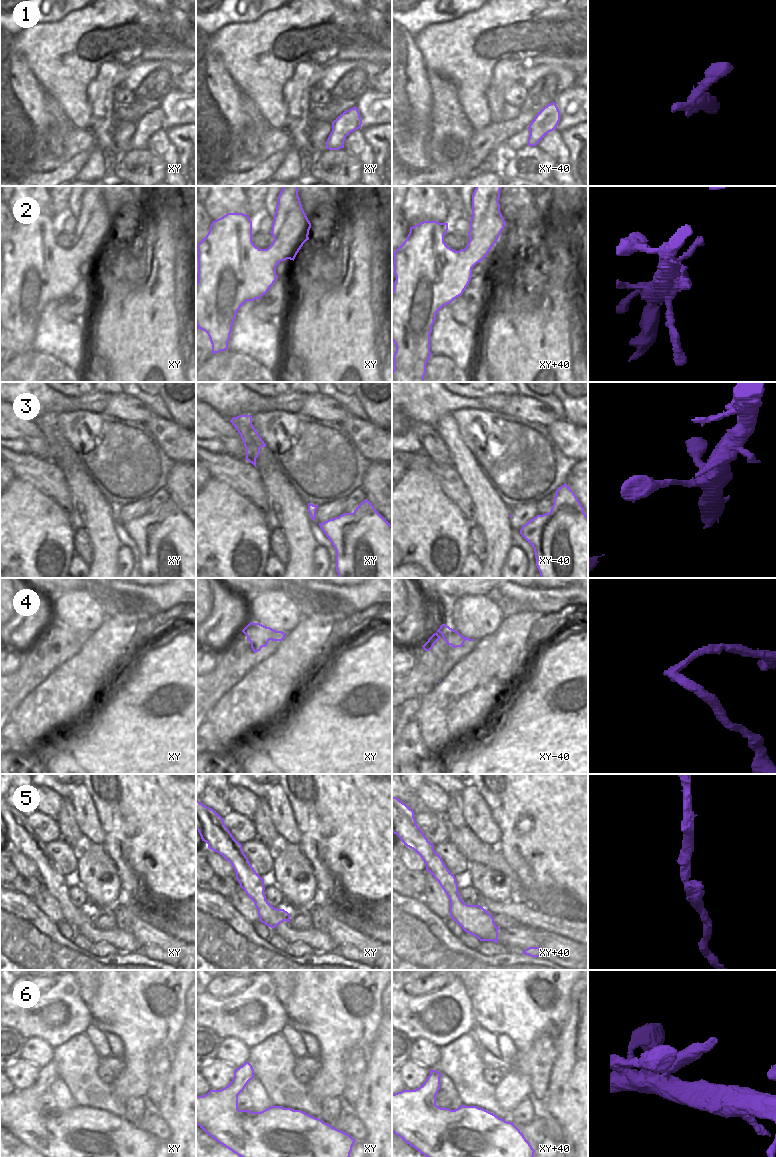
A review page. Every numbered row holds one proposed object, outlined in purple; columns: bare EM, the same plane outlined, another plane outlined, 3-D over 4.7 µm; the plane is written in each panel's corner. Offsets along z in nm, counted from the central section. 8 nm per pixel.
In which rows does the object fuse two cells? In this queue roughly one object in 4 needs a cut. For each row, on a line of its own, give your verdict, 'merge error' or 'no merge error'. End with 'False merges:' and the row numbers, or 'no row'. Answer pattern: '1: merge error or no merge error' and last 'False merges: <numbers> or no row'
1: no merge error
2: no merge error
3: no merge error
4: merge error
5: no merge error
6: no merge error
False merges: 4

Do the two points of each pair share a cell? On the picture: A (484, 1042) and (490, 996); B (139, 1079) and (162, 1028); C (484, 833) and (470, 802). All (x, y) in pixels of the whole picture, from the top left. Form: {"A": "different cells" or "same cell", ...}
{"A": "different cells", "B": "same cell", "C": "same cell"}

